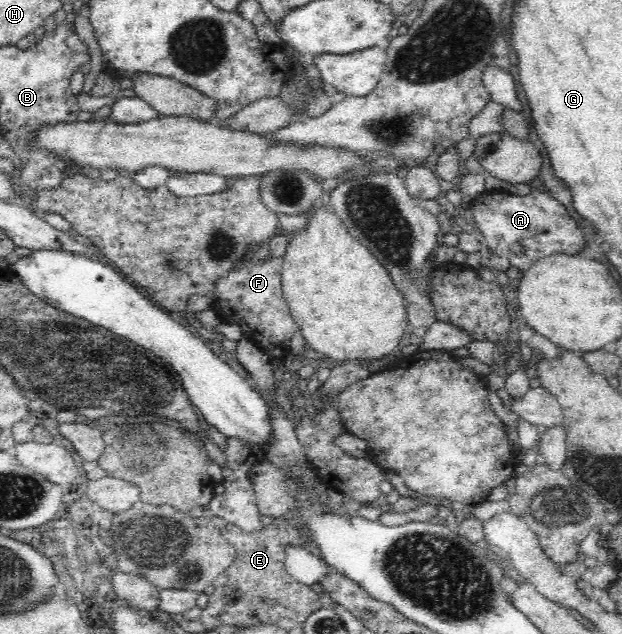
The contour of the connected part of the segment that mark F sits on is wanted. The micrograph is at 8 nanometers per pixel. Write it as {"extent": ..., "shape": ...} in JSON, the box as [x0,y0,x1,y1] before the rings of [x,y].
{"extent":[213,254,298,369],"shape":[[[251,254],[239,259],[233,269],[213,283],[213,308],[225,323],[237,323],[243,335],[267,352],[279,369],[281,361],[291,354],[289,343],[298,325],[282,294],[283,254],[271,254],[269,259],[252,262]]]}

